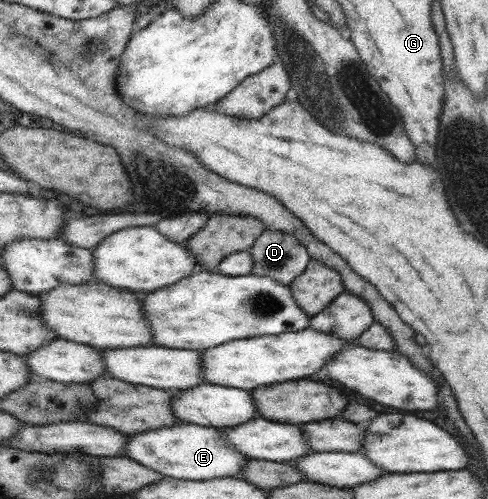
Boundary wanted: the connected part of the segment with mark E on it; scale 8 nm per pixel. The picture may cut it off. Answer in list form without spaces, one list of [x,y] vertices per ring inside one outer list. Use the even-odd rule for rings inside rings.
[[[180,422],[161,429],[148,429],[146,432],[126,436],[124,458],[132,459],[153,469],[164,477],[202,481],[220,477],[240,477],[244,462],[248,457],[238,453],[226,441],[216,428]]]

